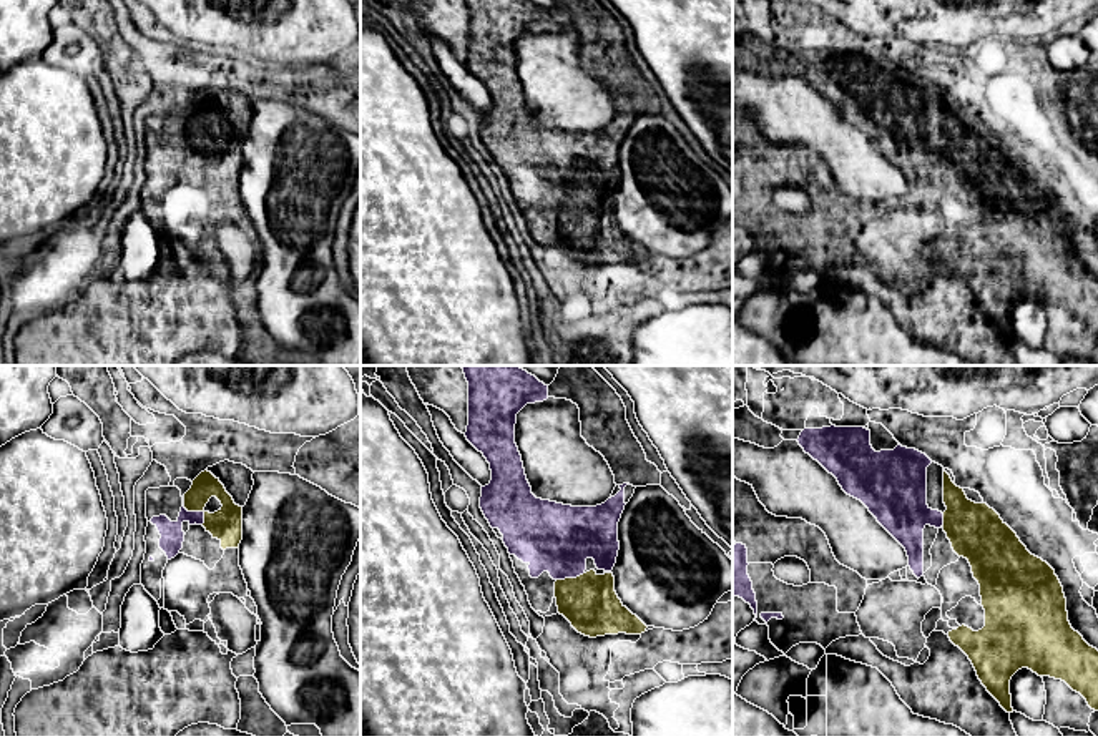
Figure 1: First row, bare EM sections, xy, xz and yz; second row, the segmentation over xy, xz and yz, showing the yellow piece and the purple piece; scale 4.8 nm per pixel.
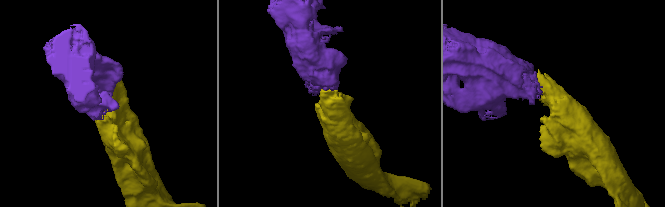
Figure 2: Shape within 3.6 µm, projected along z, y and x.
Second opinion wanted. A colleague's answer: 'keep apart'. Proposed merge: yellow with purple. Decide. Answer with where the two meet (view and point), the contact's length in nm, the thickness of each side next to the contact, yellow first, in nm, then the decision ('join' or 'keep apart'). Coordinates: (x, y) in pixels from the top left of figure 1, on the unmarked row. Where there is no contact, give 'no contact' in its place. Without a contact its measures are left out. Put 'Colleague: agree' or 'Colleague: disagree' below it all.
contact xy (196, 138); length 140 nm; calibres 160 and 110 nm; join
Colleague: disagree

